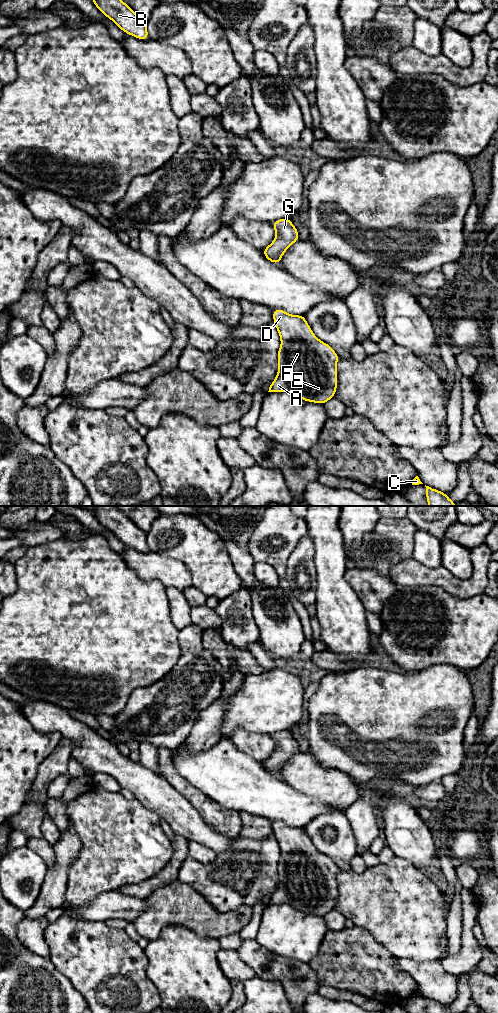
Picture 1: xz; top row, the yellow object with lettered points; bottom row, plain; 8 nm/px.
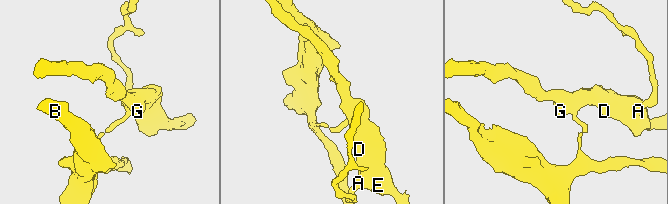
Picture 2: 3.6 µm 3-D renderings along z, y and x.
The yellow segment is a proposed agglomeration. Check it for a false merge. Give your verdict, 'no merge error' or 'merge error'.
merge error

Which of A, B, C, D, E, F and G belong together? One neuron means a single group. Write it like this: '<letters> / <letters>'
A C D E F G / B

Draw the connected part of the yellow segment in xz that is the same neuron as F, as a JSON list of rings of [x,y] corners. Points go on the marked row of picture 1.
[[[283,309],[272,310],[272,314],[281,346],[277,353],[279,368],[268,392],[289,392],[306,402],[322,405],[334,398],[338,385],[336,365],[340,360],[334,348],[315,336],[305,315],[291,315]]]

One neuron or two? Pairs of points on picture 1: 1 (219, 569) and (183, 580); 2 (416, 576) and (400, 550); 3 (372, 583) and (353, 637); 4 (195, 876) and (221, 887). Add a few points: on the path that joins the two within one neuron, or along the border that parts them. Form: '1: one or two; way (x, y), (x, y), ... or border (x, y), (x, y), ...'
1: two; border (177, 559), (190, 574), (192, 584)
2: two; border (411, 556), (397, 561), (391, 567), (389, 574)
3: two; border (351, 587), (367, 611)
4: one; way (201, 877), (215, 883)

